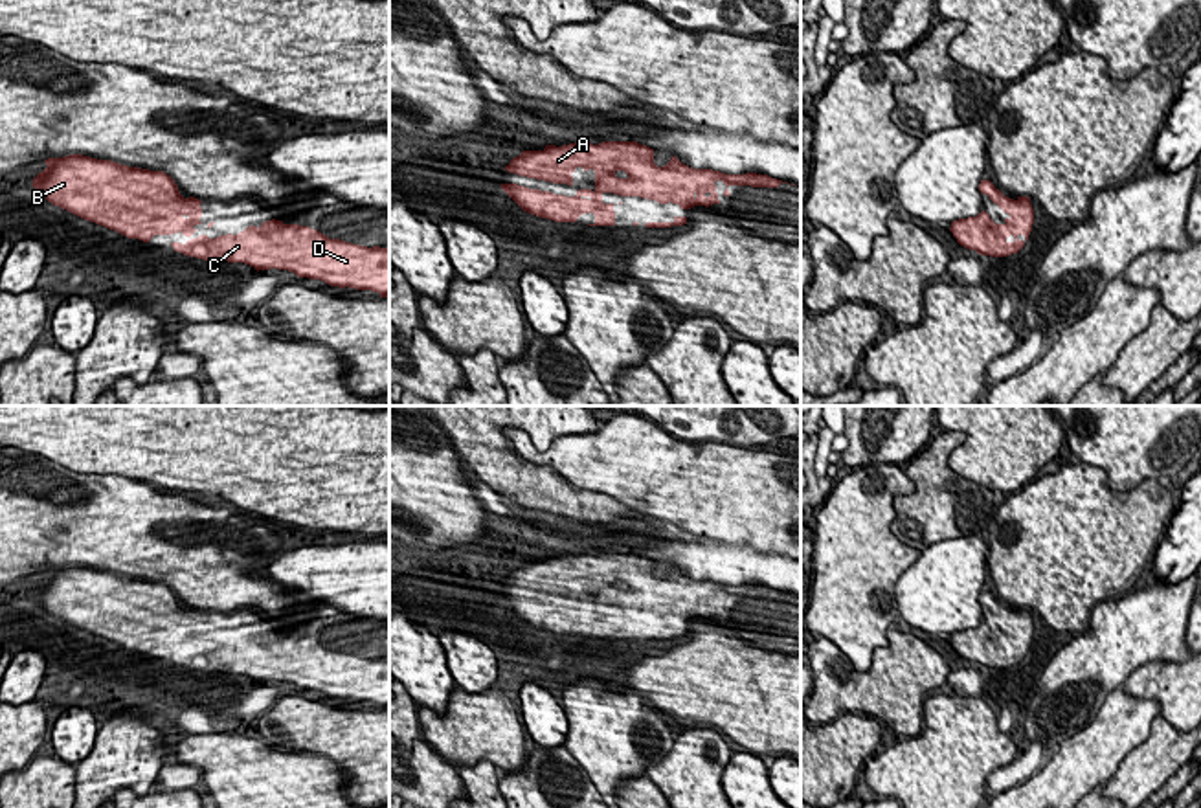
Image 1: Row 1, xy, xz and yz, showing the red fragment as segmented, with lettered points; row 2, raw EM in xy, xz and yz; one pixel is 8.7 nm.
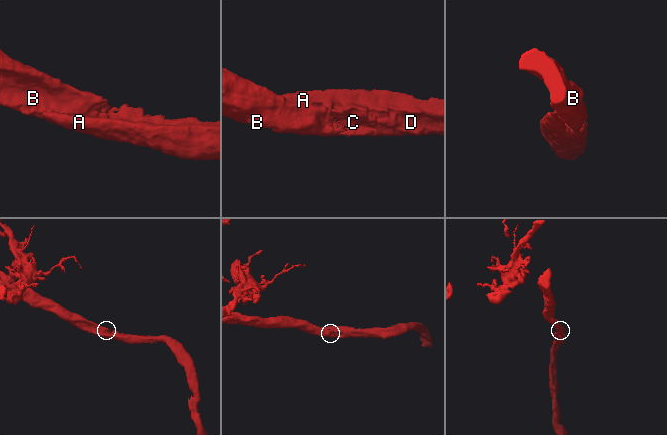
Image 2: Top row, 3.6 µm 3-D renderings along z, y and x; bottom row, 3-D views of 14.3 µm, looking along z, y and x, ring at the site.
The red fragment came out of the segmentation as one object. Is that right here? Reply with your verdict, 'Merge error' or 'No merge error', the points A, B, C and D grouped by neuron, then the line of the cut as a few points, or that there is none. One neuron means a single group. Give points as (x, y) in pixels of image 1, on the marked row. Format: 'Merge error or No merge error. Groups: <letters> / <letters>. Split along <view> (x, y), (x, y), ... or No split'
No merge error. Groups: A B C D. No split

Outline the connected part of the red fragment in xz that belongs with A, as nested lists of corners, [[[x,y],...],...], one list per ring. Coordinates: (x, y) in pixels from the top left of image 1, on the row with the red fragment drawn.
[[[602,141],[593,143],[569,143],[569,145],[545,145],[544,151],[523,151],[520,156],[512,158],[505,171],[545,180],[553,184],[573,185],[573,173],[577,167],[584,171],[595,171],[595,189],[578,189],[575,196],[555,195],[549,191],[529,189],[518,184],[501,184],[501,189],[527,213],[549,219],[555,222],[577,222],[584,213],[593,213],[595,222],[588,226],[615,226],[615,204],[604,204],[602,195],[613,193],[621,196],[641,196],[656,200],[659,204],[678,204],[681,209],[690,209],[694,206],[713,206],[720,204],[716,193],[716,182],[722,180],[725,187],[729,185],[751,185],[751,187],[779,187],[782,180],[771,178],[768,174],[746,173],[746,174],[725,174],[713,169],[692,169],[681,163],[676,156],[663,167],[654,163],[654,149],[641,145],[637,141]]]

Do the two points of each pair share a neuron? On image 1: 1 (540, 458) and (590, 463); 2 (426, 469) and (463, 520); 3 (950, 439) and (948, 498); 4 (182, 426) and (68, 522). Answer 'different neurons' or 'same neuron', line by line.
1: same neuron
2: same neuron
3: same neuron
4: different neurons

